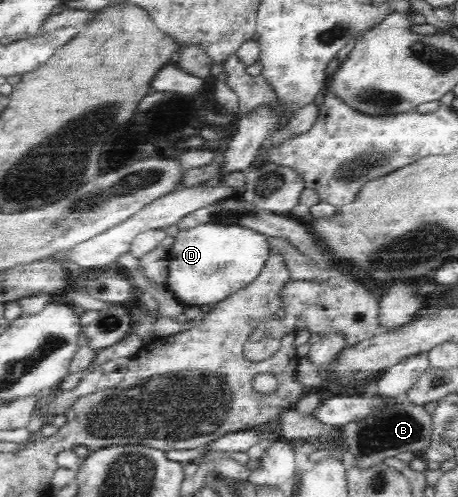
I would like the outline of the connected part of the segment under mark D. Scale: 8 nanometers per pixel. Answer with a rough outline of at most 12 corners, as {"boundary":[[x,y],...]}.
{"boundary":[[242,226],[180,230],[166,286],[184,306],[248,287],[270,253]]}

